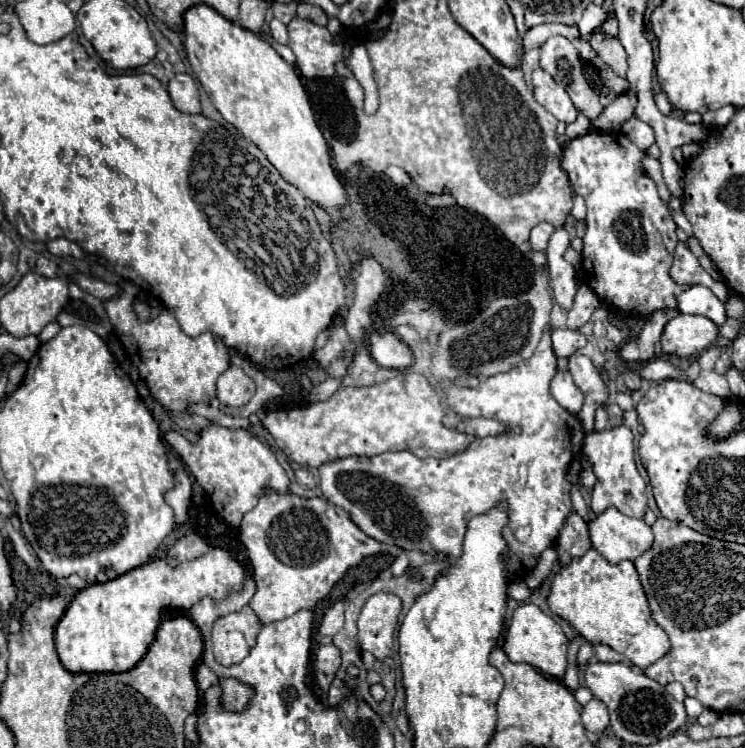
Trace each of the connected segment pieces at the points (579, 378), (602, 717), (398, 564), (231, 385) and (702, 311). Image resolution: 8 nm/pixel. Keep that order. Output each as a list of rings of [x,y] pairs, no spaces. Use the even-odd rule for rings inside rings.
[[[577,354],[569,356],[569,372],[575,378],[575,384],[585,394],[585,404],[577,416],[579,416],[581,424],[589,424],[589,432],[591,432],[595,408],[599,404],[607,402],[607,386],[603,384],[599,370],[585,356],[577,356]]]
[[[593,698],[591,702],[587,702],[583,706],[581,720],[583,720],[585,730],[589,730],[589,732],[605,732],[609,728],[609,710],[601,700]]]
[[[401,552],[401,554],[399,554],[395,560],[393,560],[393,564],[391,564],[391,574],[393,574],[393,576],[403,576],[407,566],[409,566],[407,554],[405,554],[405,552]]]
[[[229,366],[217,378],[217,400],[223,406],[239,408],[251,400],[253,392],[255,392],[253,380],[239,366]]]
[[[691,286],[683,294],[679,294],[679,308],[685,314],[699,314],[715,322],[717,326],[723,326],[727,320],[725,306],[717,300],[717,296],[705,288],[705,286]]]

